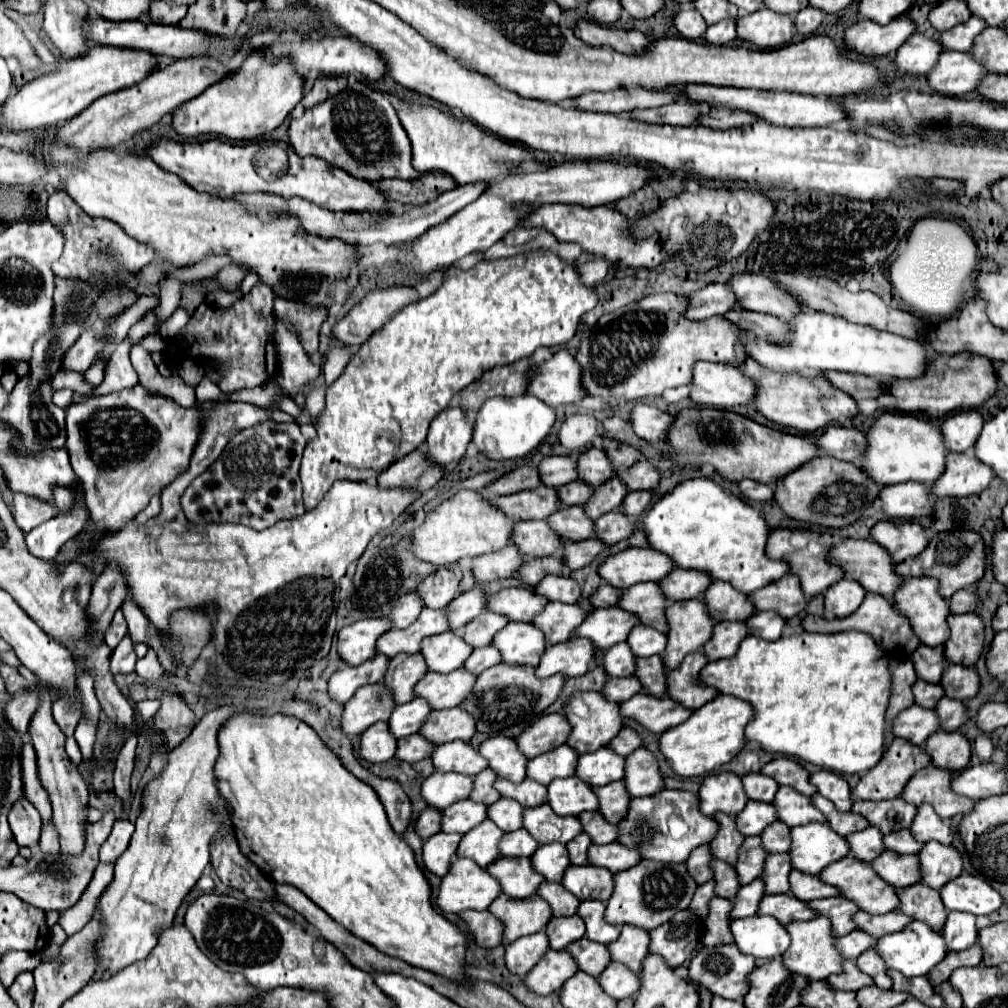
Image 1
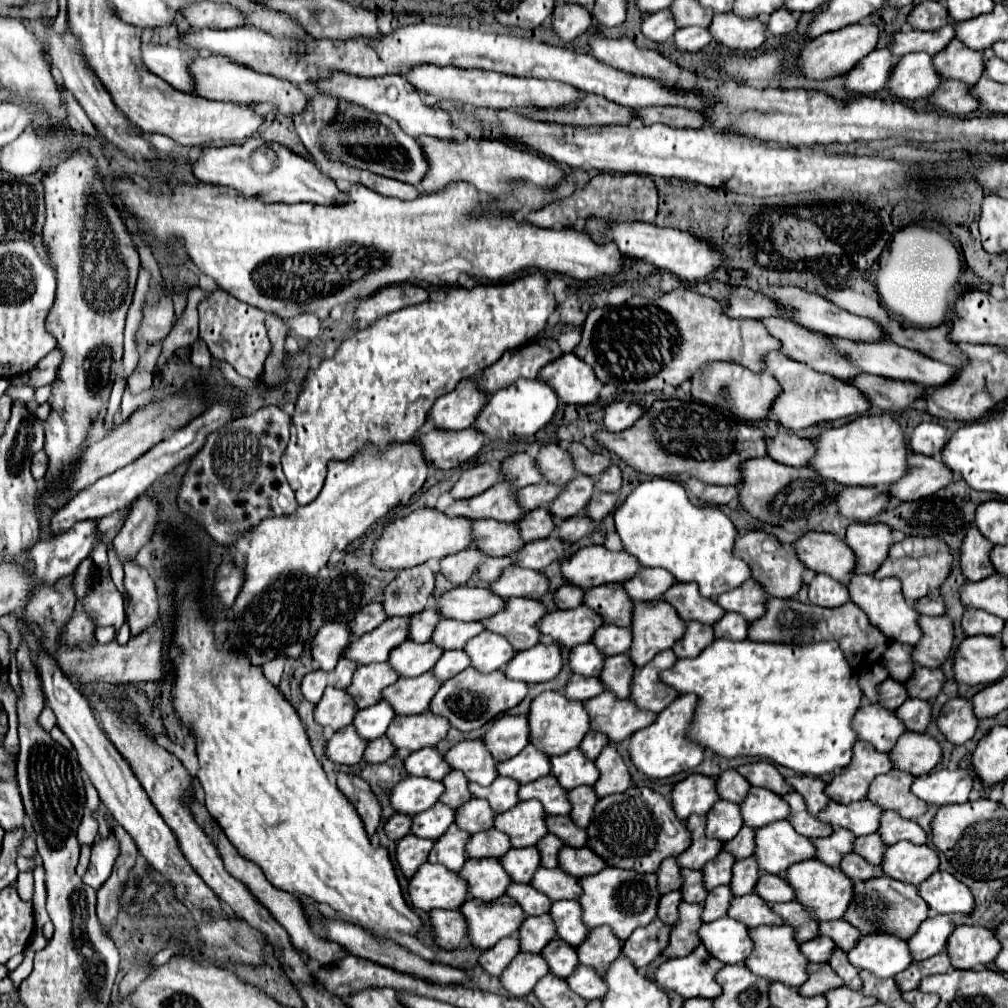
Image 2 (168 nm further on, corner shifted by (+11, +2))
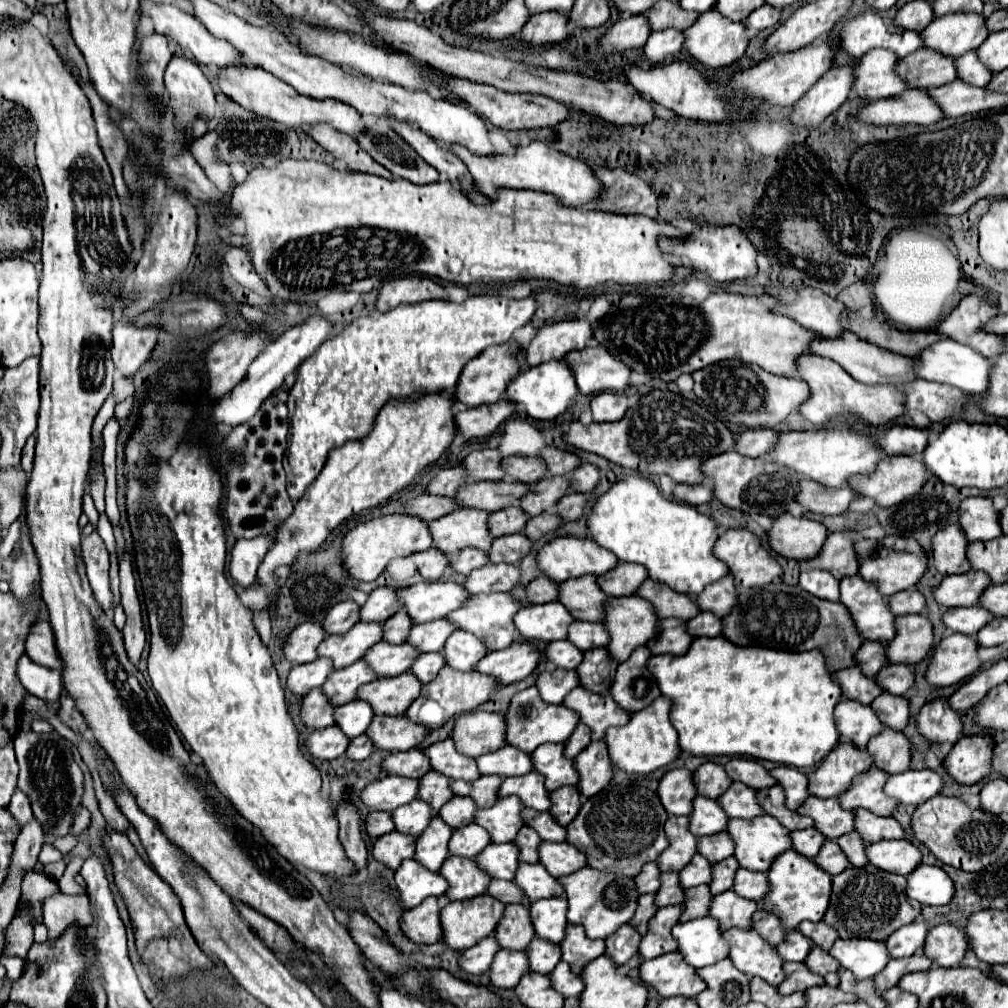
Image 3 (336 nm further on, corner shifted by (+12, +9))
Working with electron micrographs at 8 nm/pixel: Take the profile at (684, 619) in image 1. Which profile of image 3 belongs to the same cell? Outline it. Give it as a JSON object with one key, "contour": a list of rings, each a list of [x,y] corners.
{"contour":[[[611,597],[603,603],[603,627],[609,633],[607,653],[613,661],[623,663],[629,655],[645,645],[651,637],[655,637],[655,613],[651,613],[651,605],[647,601],[639,601],[639,597]]]}

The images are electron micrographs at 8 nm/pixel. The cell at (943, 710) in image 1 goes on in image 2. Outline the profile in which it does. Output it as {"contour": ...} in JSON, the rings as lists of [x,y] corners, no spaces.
{"contour":[[[910,698],[896,710],[896,716],[900,716],[904,724],[908,724],[908,730],[926,732],[926,726],[932,720],[932,706],[930,702],[924,702],[920,698]]]}

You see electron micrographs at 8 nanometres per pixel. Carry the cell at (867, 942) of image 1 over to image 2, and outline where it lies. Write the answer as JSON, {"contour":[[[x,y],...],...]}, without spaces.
{"contour":[[[818,936],[802,944],[802,952],[804,956],[808,956],[810,962],[828,962],[834,950],[836,950],[836,942],[832,942],[828,936]]]}

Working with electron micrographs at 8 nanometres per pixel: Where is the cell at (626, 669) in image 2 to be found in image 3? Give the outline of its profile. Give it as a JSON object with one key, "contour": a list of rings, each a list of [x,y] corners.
{"contour":[[[595,647],[583,653],[583,661],[577,665],[575,673],[579,677],[579,685],[591,693],[605,693],[615,675],[617,663],[611,661],[607,649]]]}

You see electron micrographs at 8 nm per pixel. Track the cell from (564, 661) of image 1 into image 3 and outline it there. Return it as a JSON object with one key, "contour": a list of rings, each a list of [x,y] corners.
{"contour":[[[513,641],[509,647],[487,653],[473,669],[493,677],[501,687],[525,679],[539,661],[539,651],[529,641]]]}

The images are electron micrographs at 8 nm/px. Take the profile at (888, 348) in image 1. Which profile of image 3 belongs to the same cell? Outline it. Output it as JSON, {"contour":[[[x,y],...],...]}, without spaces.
{"contour":[[[943,339],[943,341],[937,341],[935,345],[927,347],[927,349],[925,349],[919,357],[915,357],[915,359],[921,361],[921,363],[915,367],[915,373],[917,373],[921,379],[925,379],[925,381],[947,383],[947,385],[953,385],[953,387],[963,389],[963,391],[969,393],[969,395],[987,393],[991,363],[989,363],[981,353],[977,353],[975,349],[971,349],[971,347],[967,347],[967,345],[961,345],[961,343],[951,341],[951,339]]]}

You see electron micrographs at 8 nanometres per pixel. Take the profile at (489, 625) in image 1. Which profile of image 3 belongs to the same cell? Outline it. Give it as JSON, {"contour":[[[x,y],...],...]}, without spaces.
{"contour":[[[429,621],[429,623],[419,623],[413,625],[407,637],[407,643],[413,645],[415,649],[419,649],[421,653],[429,653],[429,651],[441,651],[447,637],[455,631],[455,627],[445,621]]]}

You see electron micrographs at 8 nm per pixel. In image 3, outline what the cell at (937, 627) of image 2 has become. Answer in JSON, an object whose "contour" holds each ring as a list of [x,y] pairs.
{"contour":[[[925,615],[895,617],[895,629],[895,637],[885,645],[887,661],[915,665],[927,657],[933,645],[933,627]]]}

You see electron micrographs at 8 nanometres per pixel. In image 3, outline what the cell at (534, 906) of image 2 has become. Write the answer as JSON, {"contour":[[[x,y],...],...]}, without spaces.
{"contour":[[[493,879],[485,891],[487,895],[491,895],[493,899],[501,901],[501,903],[525,903],[527,897],[523,897],[523,891],[513,883],[513,881],[499,881]]]}

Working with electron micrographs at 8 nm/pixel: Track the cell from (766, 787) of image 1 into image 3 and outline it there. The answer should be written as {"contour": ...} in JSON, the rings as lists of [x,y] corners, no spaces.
{"contour":[[[703,763],[695,773],[693,773],[693,785],[697,789],[697,795],[717,799],[719,795],[725,793],[727,785],[731,785],[731,779],[727,777],[725,769],[717,763]]]}

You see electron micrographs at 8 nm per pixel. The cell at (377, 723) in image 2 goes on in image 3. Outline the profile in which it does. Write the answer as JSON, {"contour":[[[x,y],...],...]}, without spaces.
{"contour":[[[351,701],[347,705],[335,707],[335,725],[349,737],[357,737],[365,733],[367,725],[371,723],[371,707],[365,701]]]}

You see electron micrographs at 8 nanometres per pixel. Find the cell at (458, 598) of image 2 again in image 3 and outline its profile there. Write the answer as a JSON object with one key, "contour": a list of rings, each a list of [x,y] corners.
{"contour":[[[421,581],[397,591],[397,599],[413,623],[427,623],[445,617],[463,605],[469,593],[459,583]]]}

